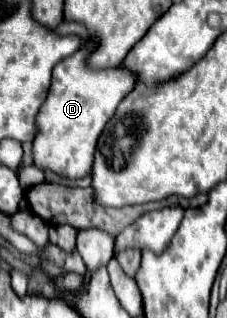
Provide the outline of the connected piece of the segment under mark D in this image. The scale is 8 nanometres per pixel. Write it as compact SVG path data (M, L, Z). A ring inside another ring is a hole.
M91 42L65 58L53 70L51 92L37 114L37 134L33 138L33 164L43 172L53 172L57 176L79 180L91 174L93 154L97 138L105 124L115 114L119 102L133 90L135 76L123 68L109 70L89 70L85 60L91 50Z

